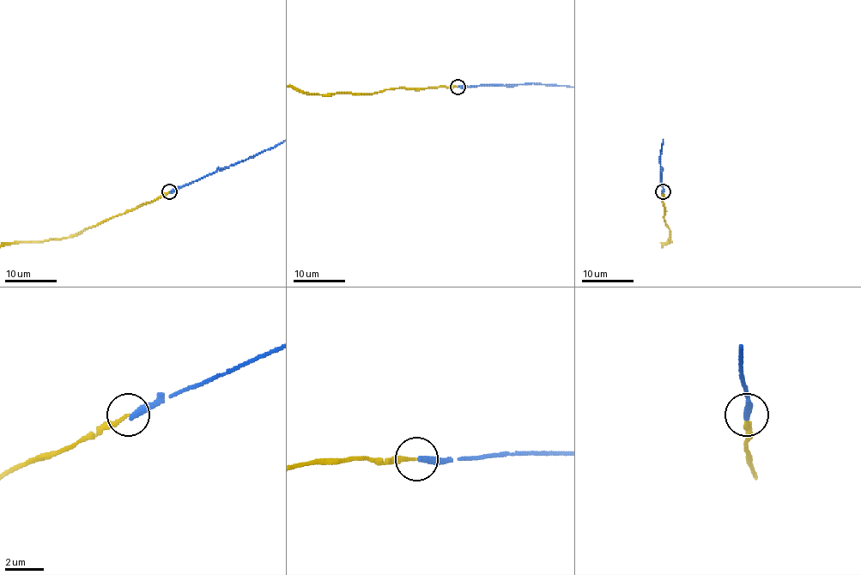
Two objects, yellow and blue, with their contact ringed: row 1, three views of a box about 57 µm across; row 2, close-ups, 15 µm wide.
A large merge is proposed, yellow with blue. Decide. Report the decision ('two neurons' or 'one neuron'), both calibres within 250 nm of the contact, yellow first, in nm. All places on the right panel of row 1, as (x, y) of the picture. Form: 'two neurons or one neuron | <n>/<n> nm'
two neurons | 190/360 nm

